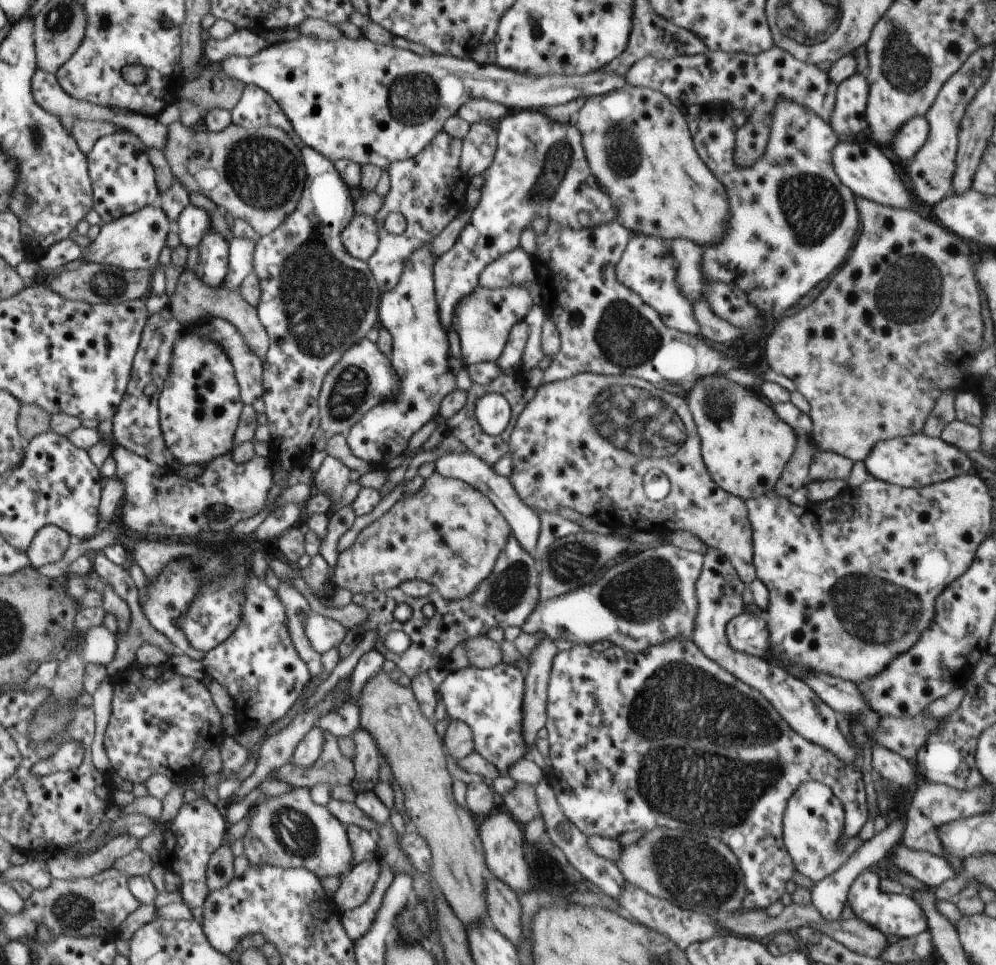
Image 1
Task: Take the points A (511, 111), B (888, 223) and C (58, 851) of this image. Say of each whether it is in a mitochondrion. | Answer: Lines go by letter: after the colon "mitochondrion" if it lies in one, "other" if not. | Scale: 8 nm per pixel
A: other
B: other
C: other

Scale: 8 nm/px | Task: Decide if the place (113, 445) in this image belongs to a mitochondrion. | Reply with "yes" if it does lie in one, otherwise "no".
no

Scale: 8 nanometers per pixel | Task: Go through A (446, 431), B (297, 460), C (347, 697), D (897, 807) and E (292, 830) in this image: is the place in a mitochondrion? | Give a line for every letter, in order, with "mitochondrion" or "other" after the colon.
A: other
B: other
C: other
D: other
E: mitochondrion

